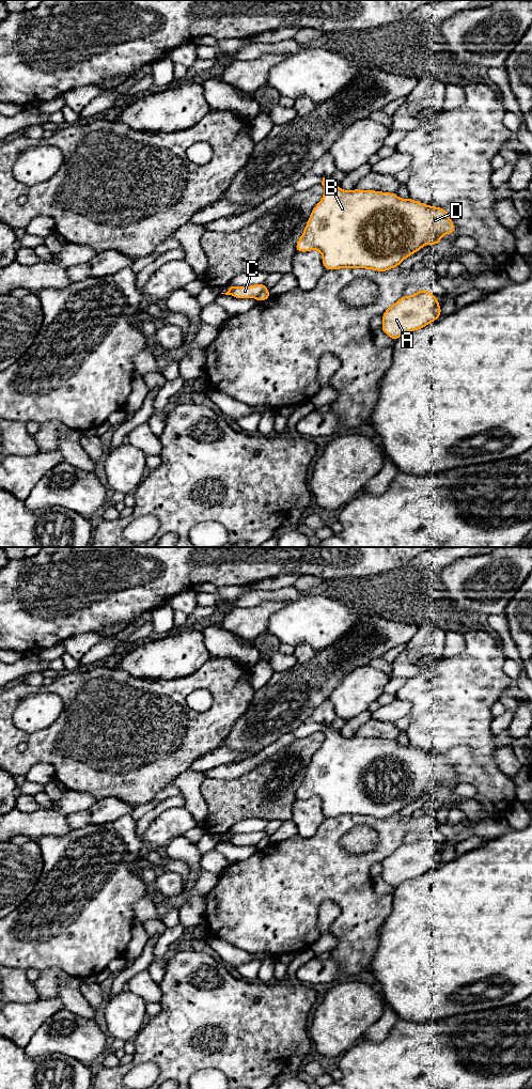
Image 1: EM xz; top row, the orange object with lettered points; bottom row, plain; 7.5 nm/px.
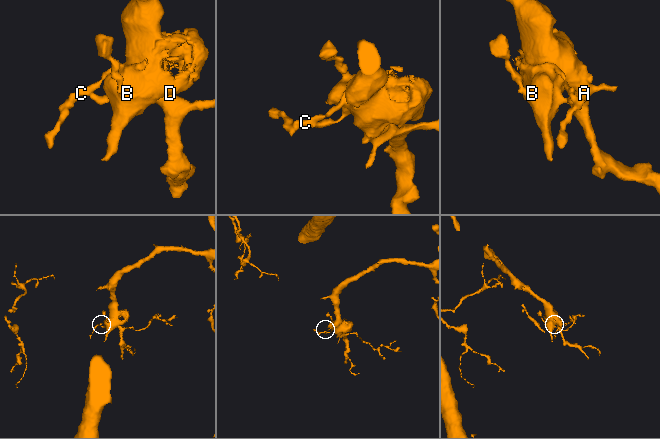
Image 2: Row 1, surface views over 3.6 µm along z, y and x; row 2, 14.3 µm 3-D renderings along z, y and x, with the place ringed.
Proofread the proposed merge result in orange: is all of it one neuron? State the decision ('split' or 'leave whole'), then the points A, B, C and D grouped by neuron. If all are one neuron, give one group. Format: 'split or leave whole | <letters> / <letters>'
split | A B D / C

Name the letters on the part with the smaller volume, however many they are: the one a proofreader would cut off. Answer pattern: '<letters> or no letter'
C

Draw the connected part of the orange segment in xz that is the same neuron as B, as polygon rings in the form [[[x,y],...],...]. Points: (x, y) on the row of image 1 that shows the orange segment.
[[[323,177],[322,185],[325,187],[323,198],[311,211],[295,249],[296,252],[319,250],[325,270],[359,267],[384,273],[400,266],[405,259],[421,250],[426,244],[432,246],[440,244],[442,235],[452,234],[456,230],[447,211],[442,207],[426,205],[410,198],[401,199],[393,192],[356,188],[345,191],[325,177]]]

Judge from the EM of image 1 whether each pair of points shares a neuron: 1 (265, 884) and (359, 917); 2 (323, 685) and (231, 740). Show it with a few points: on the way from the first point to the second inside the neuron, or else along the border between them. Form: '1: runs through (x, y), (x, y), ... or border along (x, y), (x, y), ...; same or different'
1: runs through (288, 885), (328, 885), (337, 893); same
2: runs through (300, 690), (293, 695), (253, 731); same

